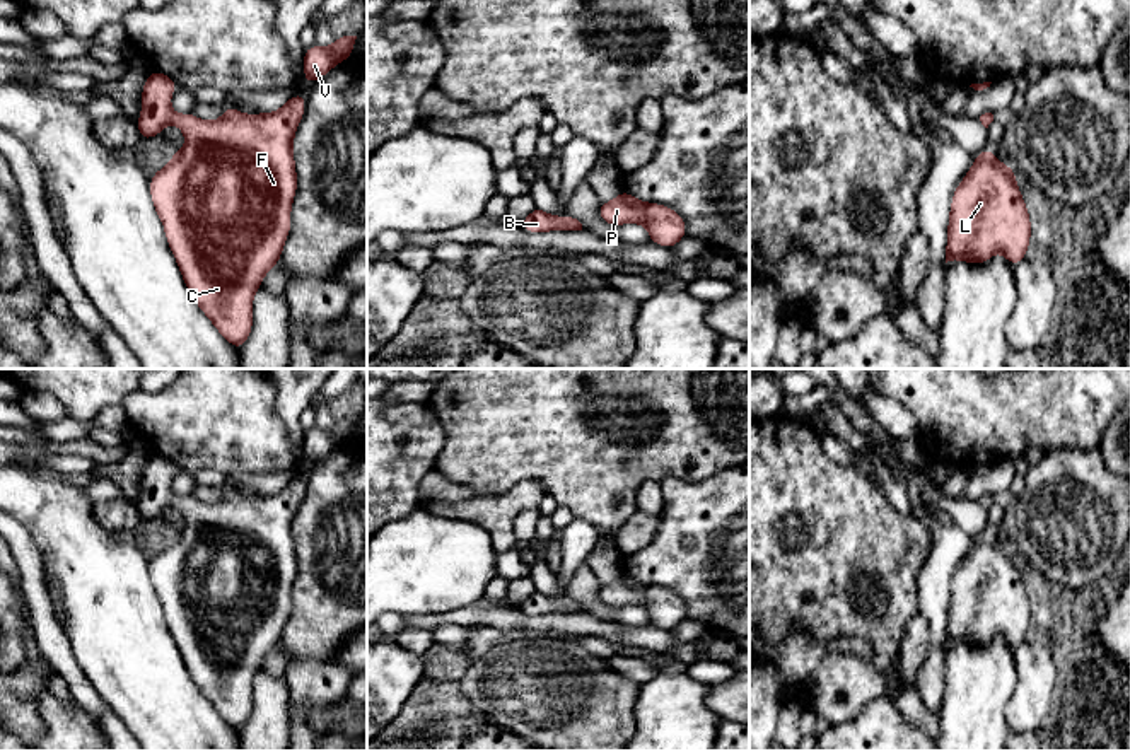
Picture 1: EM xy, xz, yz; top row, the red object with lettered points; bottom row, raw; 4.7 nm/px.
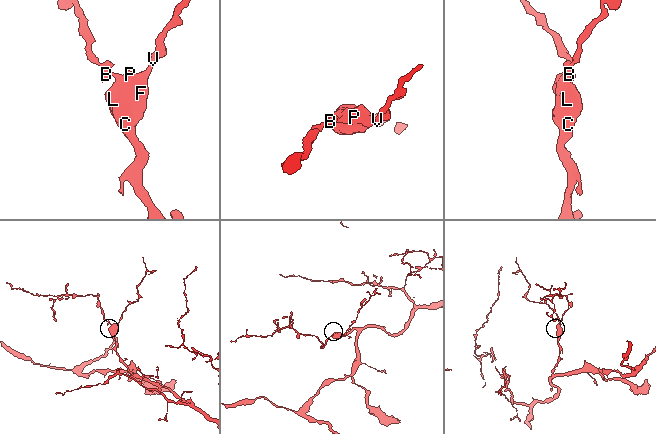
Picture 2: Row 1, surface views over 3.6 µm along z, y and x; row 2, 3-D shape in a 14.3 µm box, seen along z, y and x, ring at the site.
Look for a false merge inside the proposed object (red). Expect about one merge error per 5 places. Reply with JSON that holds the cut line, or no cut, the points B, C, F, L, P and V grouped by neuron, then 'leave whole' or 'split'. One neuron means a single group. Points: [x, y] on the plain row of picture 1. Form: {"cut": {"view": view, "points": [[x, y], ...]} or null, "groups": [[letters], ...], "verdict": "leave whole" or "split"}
{"cut": null, "groups": [["B", "C", "F", "L", "P", "V"]], "verdict": "leave whole"}

